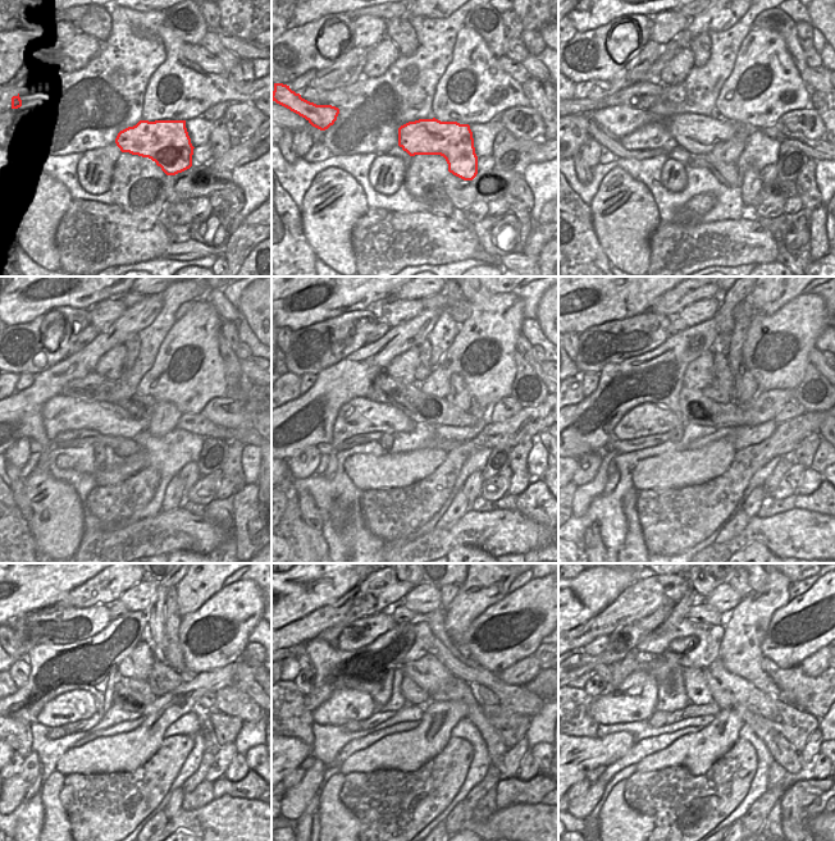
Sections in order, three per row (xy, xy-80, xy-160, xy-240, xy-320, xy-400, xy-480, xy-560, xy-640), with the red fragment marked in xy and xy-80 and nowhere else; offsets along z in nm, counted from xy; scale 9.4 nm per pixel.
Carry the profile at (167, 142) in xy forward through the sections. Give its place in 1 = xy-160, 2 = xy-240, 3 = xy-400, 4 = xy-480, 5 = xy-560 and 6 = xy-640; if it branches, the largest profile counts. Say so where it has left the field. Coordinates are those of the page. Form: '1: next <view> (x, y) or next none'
1: next xy-160 (697, 133)
2: next xy-240 (60, 414)
3: next xy-400 (648, 419)
4: next xy-480 (74, 705)
5: next xy-560 (345, 705)
6: next xy-640 (634, 699)

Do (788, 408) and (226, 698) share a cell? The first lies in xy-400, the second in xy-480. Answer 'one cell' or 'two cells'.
two cells

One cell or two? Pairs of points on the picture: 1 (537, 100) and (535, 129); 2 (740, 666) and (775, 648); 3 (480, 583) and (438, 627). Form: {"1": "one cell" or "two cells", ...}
{"1": "two cells", "2": "two cells", "3": "two cells"}

